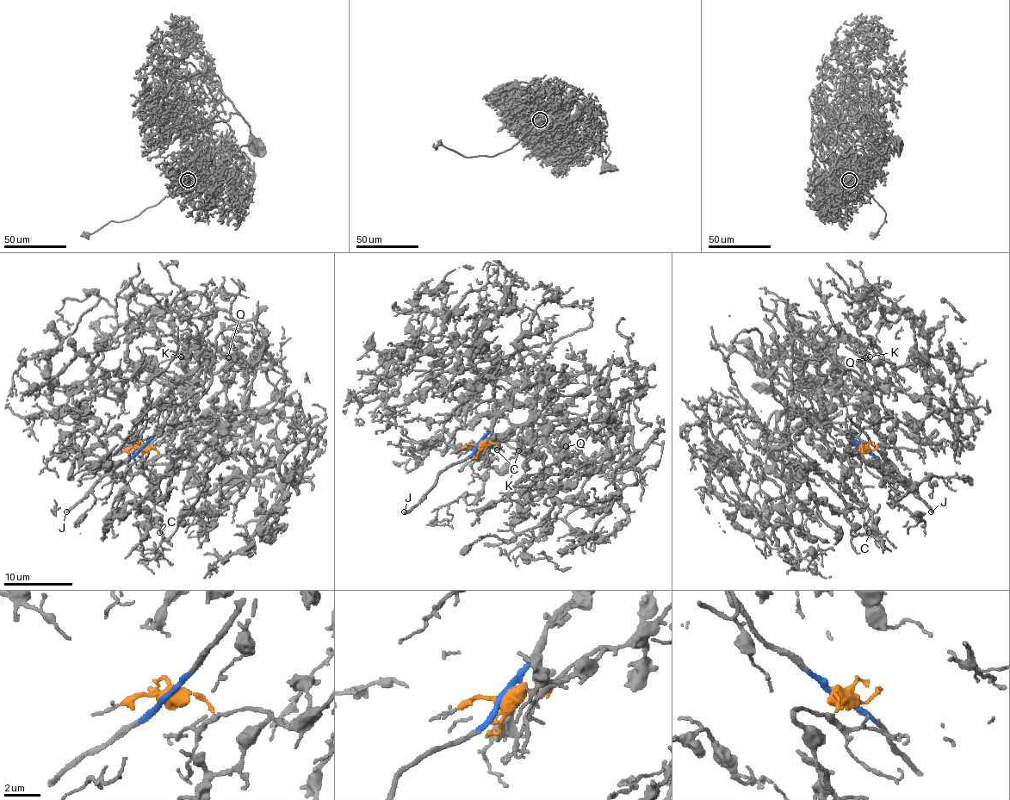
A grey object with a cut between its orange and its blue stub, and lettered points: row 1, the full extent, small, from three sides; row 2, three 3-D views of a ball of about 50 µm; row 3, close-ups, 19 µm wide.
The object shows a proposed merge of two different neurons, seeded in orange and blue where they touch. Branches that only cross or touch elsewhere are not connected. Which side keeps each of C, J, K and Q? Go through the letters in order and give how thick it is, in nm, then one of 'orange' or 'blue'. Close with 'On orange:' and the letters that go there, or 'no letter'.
C: 190 nm | orange
J: 280 nm | blue
K: 200 nm | orange
Q: 280 nm | orange
On orange: C, K, Q

